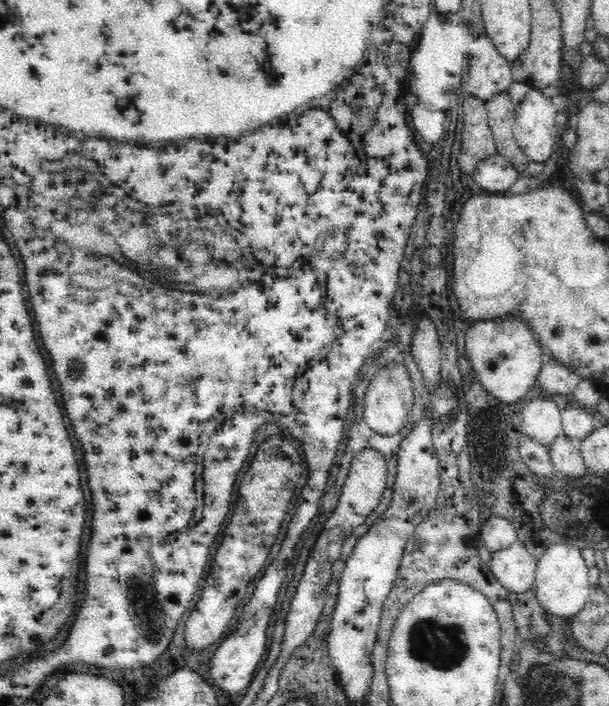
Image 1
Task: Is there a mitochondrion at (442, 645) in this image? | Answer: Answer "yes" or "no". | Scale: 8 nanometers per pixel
yes

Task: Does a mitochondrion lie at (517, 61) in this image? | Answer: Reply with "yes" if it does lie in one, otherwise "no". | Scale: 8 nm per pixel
no

